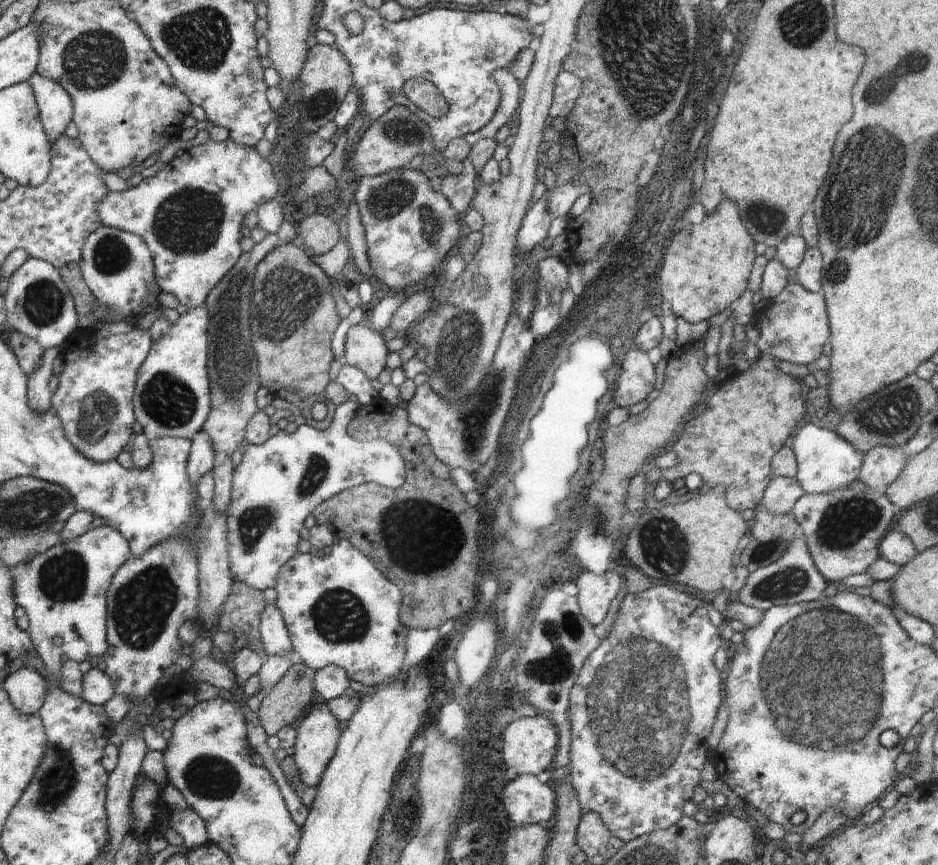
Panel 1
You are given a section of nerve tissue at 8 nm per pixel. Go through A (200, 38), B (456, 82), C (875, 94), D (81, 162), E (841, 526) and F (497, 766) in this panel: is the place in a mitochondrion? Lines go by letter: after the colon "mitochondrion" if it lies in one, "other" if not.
A: mitochondrion
B: other
C: mitochondrion
D: other
E: mitochondrion
F: other

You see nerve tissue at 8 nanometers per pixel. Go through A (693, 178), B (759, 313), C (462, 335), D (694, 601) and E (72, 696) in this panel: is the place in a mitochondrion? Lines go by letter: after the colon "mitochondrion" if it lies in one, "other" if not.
A: other
B: other
C: mitochondrion
D: other
E: other

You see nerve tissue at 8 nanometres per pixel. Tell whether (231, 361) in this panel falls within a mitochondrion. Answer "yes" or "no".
yes

